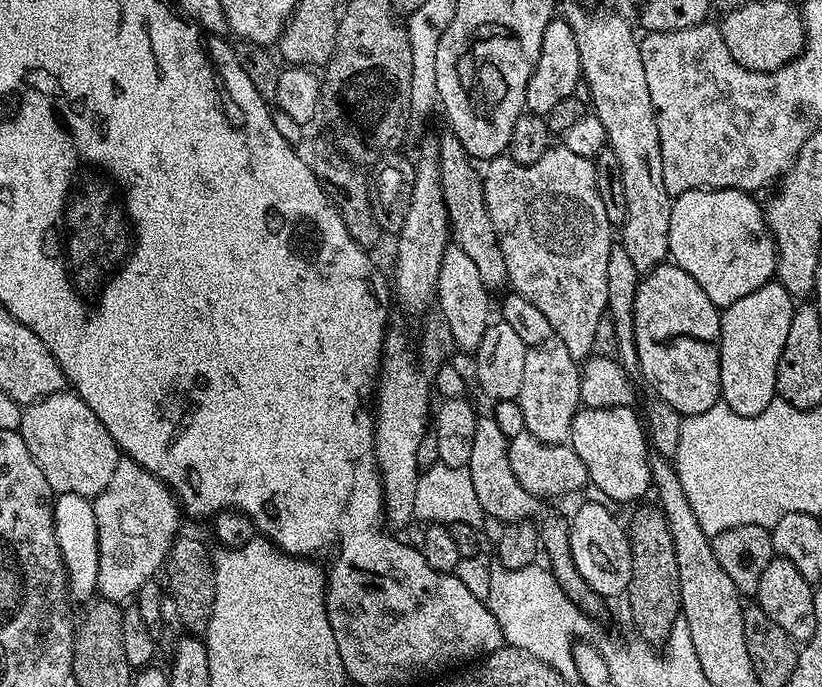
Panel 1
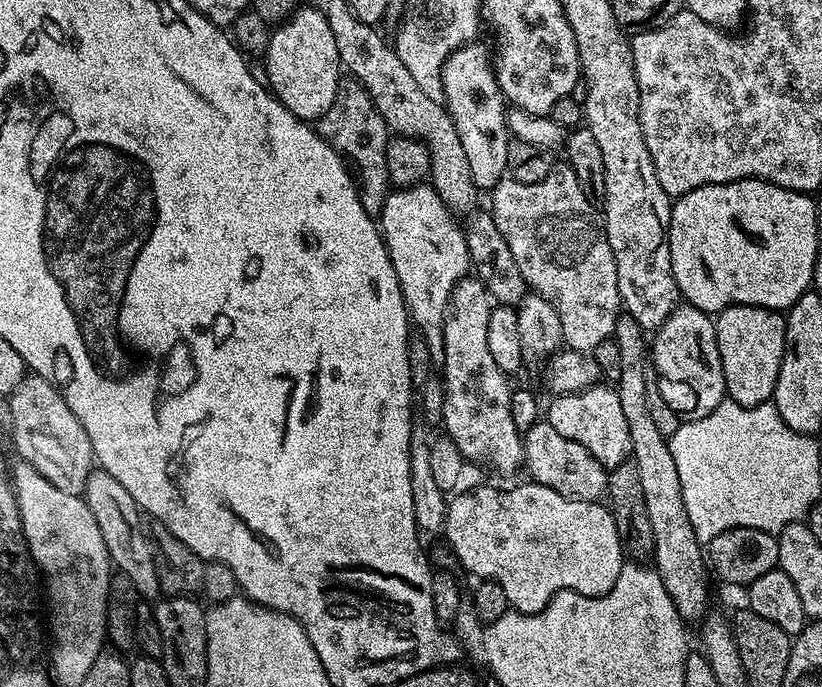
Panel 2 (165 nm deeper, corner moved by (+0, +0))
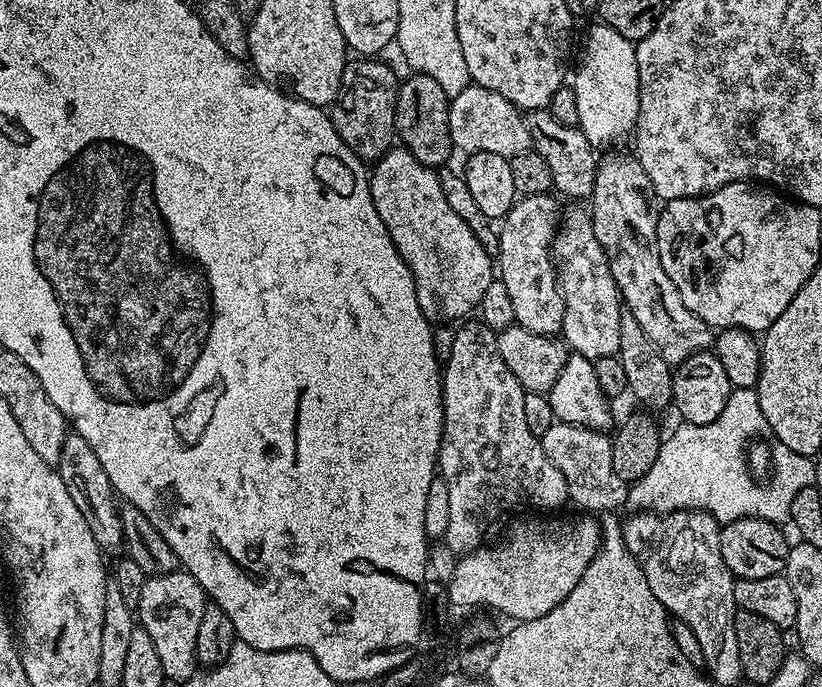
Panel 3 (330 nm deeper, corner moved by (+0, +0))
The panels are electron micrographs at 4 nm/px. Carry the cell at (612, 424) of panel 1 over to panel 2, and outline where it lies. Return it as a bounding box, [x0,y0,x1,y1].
[546,382,631,469]

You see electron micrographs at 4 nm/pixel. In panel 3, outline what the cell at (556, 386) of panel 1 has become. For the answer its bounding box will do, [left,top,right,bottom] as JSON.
[494,194,564,336]

